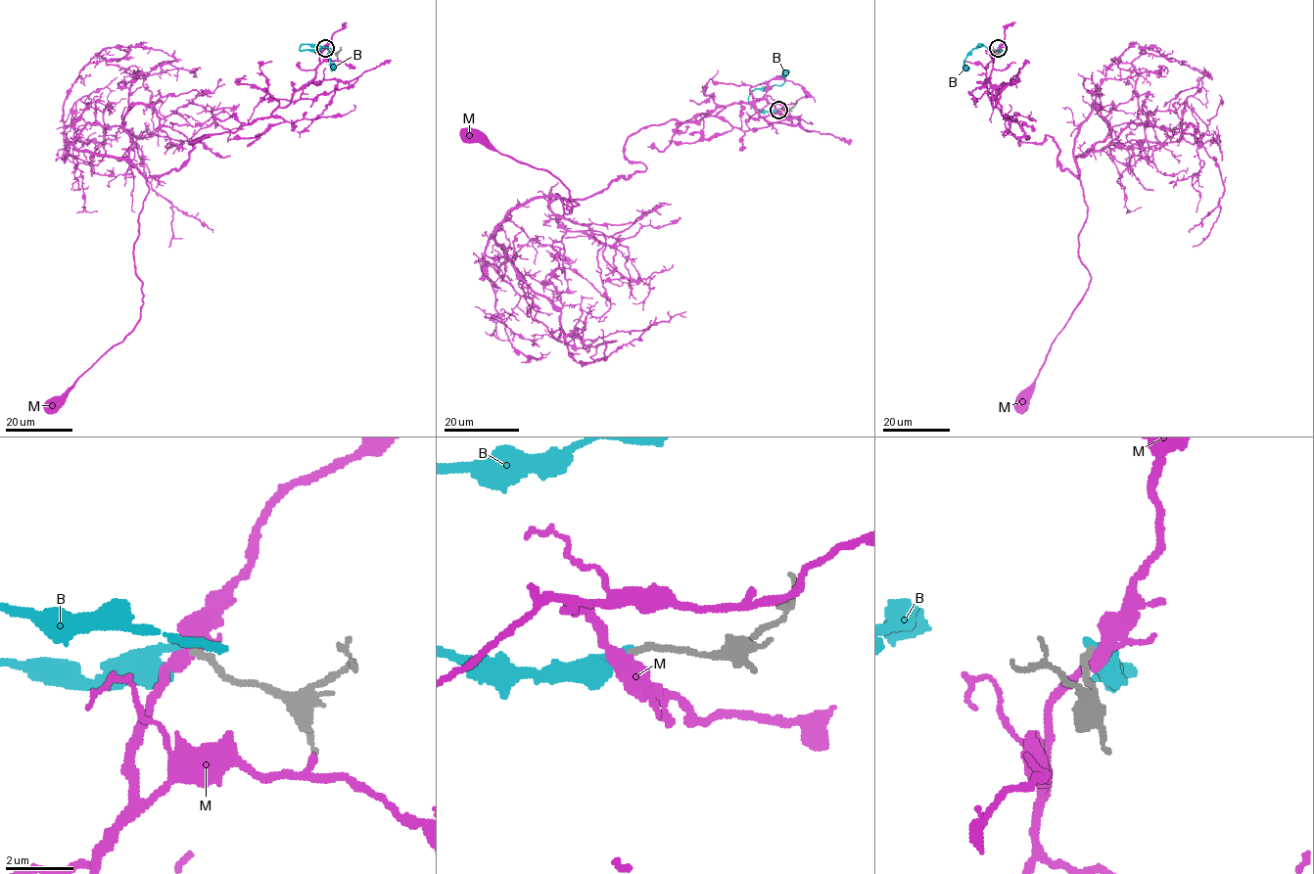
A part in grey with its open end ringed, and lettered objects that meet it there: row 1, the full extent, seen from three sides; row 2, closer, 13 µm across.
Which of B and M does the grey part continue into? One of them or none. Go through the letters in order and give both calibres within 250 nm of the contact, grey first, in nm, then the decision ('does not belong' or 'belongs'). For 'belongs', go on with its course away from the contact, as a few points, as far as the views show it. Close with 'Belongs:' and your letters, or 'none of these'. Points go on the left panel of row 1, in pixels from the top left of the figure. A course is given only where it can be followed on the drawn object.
B: 200 nm thick on the grey side, 280 nm on the other; does not belong
M: 200 nm thick on the grey side, 440 nm on the other; does not belong
Belongs: none of these

